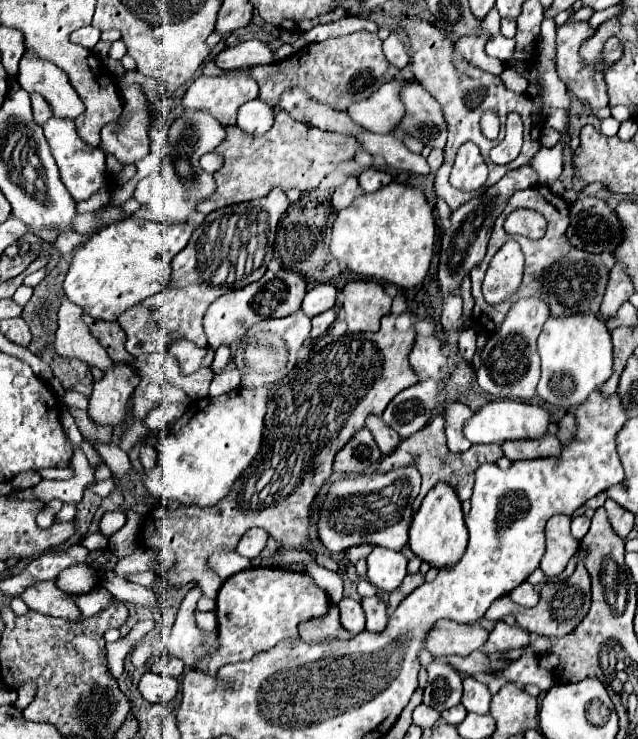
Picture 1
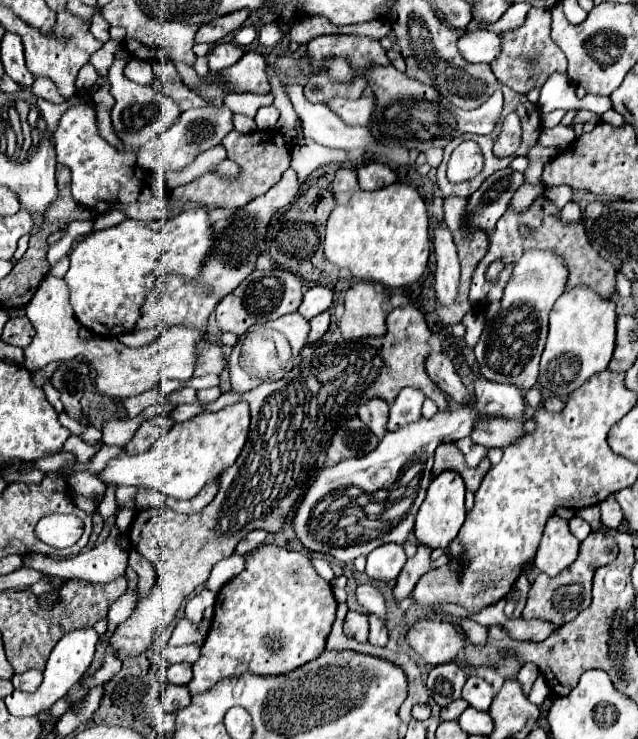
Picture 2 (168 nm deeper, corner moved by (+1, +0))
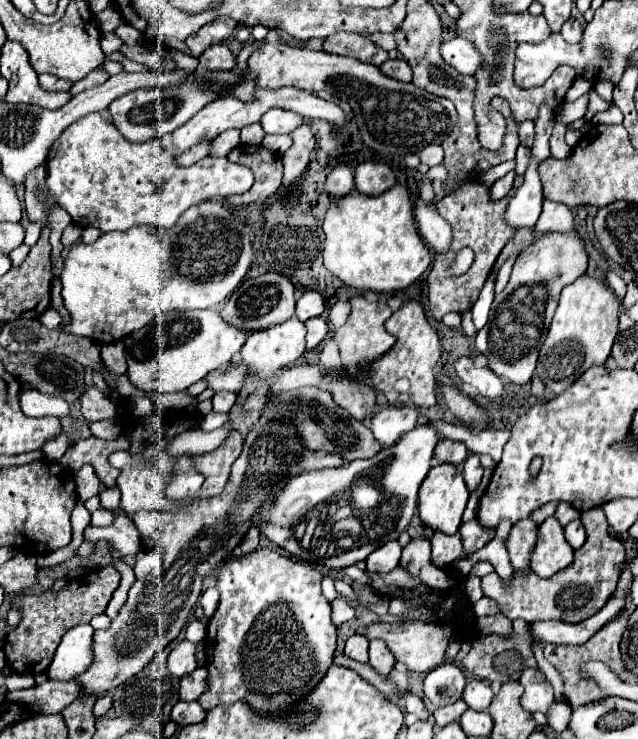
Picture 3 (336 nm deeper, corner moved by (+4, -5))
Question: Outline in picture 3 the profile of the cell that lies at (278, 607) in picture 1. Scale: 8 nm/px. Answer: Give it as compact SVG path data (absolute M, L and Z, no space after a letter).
M261 547L245 557L229 557L219 569L217 589L221 593L219 607L207 623L207 637L203 641L209 687L197 703L207 711L225 703L247 701L253 709L279 715L321 681L335 653L337 627L331 621L331 605L321 593L321 573L289 555Z

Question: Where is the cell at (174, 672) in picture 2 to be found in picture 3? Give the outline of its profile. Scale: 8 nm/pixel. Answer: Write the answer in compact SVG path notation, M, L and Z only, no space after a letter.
M197 667L191 675L181 677L179 697L183 701L195 701L205 691L205 687L207 687L205 679L207 679L207 669L205 667Z

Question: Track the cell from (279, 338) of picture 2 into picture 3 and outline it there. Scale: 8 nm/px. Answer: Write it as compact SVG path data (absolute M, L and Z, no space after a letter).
M291 317L289 321L279 323L275 327L269 327L269 329L253 331L253 333L249 333L249 337L247 337L247 341L241 349L241 359L249 367L253 377L269 379L279 369L295 363L303 355L303 351L305 351L305 333L307 333L307 329L297 317Z

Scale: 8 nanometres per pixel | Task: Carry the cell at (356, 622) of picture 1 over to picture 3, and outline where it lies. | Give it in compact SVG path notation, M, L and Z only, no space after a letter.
M351 635L345 643L345 655L357 661L367 661L367 649L369 649L369 641L363 635Z

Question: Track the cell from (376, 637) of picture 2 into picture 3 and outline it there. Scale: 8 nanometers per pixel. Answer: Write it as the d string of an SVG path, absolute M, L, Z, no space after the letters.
M371 639L369 641L369 663L381 673L381 675L389 675L389 671L395 665L395 657L389 651L389 647L385 647L385 643L381 639Z

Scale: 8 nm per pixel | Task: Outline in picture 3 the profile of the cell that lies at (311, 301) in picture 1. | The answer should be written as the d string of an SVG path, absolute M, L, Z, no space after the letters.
M305 291L301 295L301 299L297 301L297 311L295 315L299 317L299 321L307 321L313 317L323 315L325 305L323 305L323 297L317 291Z

